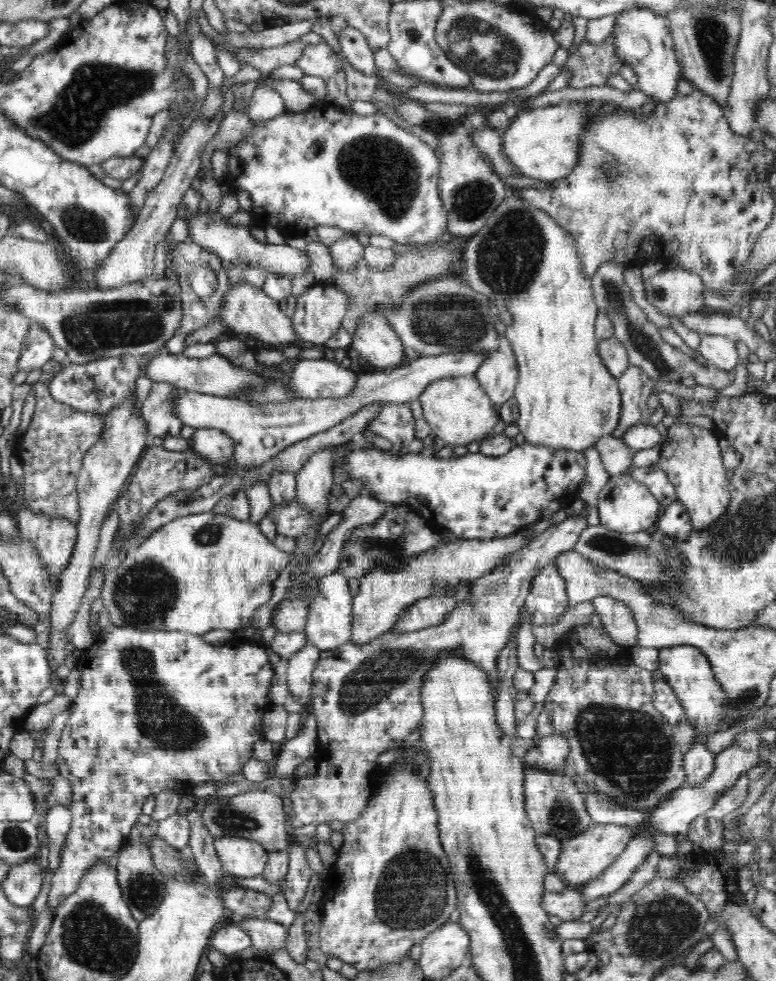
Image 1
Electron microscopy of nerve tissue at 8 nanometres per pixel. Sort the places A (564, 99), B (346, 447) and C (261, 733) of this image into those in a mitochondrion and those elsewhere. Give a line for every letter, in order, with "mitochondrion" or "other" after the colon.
A: other
B: other
C: other

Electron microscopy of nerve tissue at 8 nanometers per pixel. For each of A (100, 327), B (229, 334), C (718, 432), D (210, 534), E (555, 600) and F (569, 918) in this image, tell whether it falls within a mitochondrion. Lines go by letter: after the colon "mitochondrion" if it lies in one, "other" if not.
A: mitochondrion
B: other
C: other
D: mitochondrion
E: other
F: other

